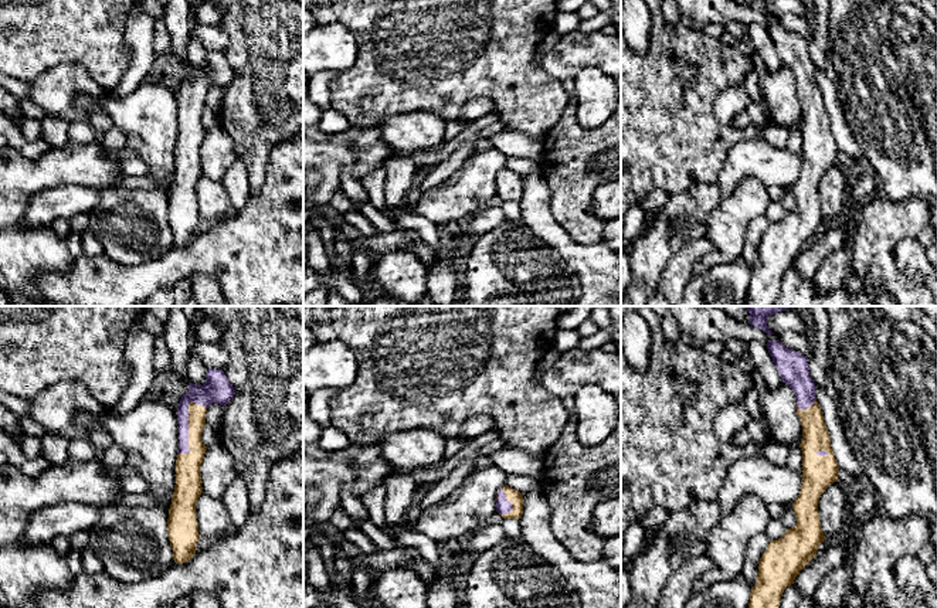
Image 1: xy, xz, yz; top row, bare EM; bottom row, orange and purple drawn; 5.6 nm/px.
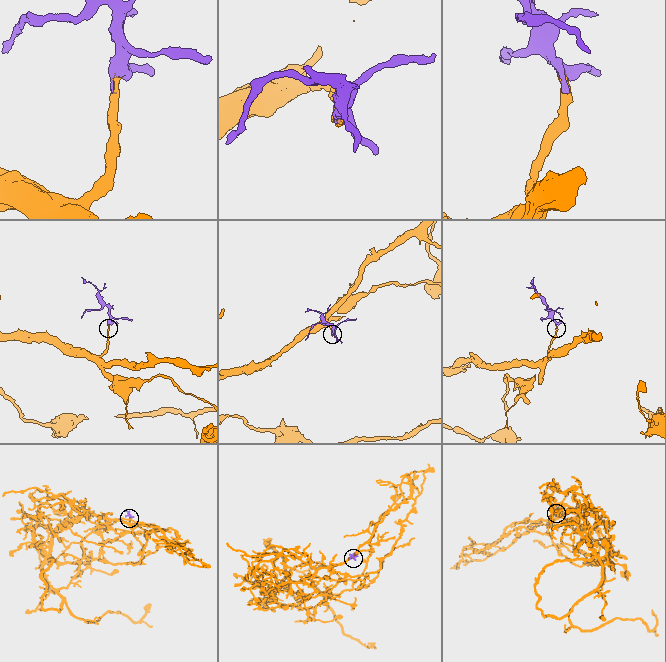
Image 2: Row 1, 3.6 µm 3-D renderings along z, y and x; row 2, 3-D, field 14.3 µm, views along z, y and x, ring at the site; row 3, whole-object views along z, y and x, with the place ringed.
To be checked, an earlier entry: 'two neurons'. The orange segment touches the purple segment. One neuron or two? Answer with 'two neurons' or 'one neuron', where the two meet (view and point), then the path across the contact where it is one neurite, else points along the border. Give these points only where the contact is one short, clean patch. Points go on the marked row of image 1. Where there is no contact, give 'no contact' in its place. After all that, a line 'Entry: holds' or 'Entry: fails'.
one neuron | xy (189, 430) | across xy (187, 465), (189, 430), (189, 404), (210, 391)
Entry: fails

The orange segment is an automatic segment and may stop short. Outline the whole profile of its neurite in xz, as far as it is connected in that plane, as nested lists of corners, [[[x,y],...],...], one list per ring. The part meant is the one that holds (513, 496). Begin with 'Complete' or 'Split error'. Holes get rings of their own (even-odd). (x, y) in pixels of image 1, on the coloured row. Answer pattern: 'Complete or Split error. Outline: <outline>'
Split error. Outline: [[[507,485],[496,495],[496,512],[503,519],[519,520],[523,513],[523,495]]]

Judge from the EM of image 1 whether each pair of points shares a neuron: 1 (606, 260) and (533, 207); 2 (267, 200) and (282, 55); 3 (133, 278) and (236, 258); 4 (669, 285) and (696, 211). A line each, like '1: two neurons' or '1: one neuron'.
1: one neuron
2: two neurons
3: one neuron
4: two neurons

